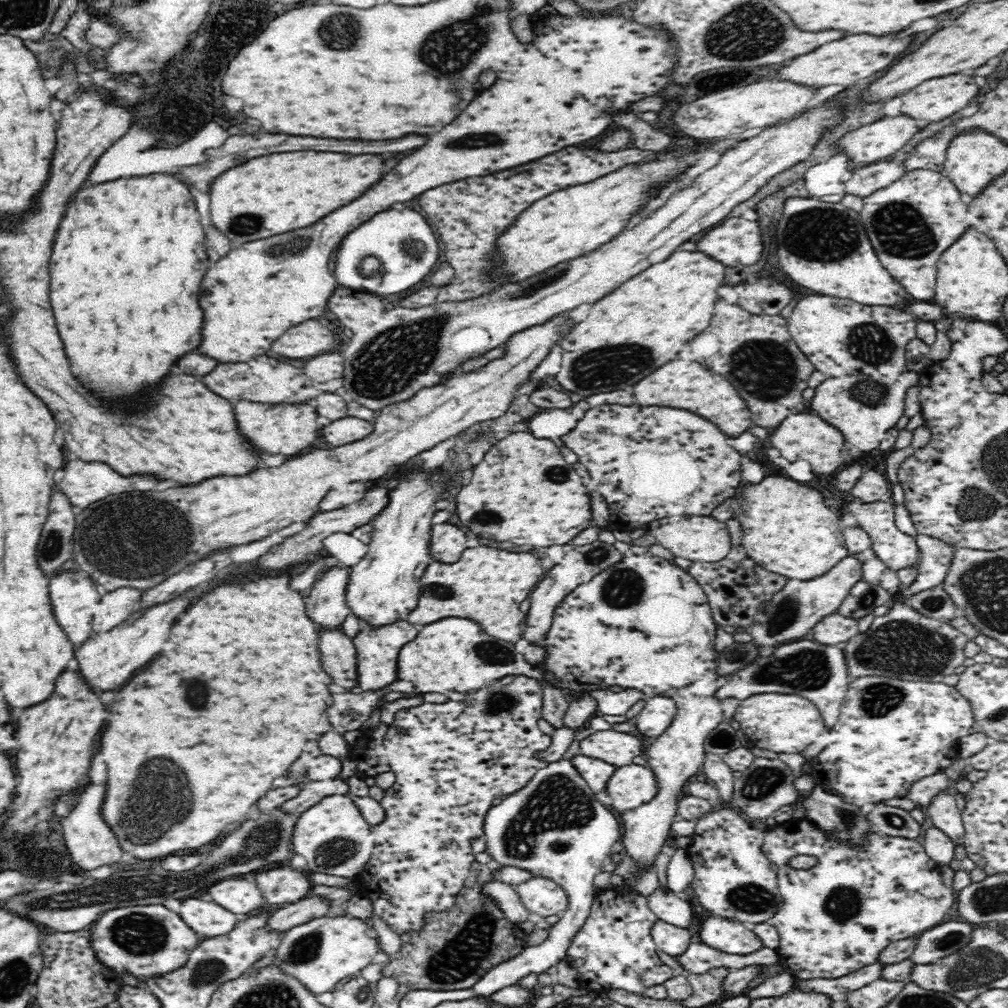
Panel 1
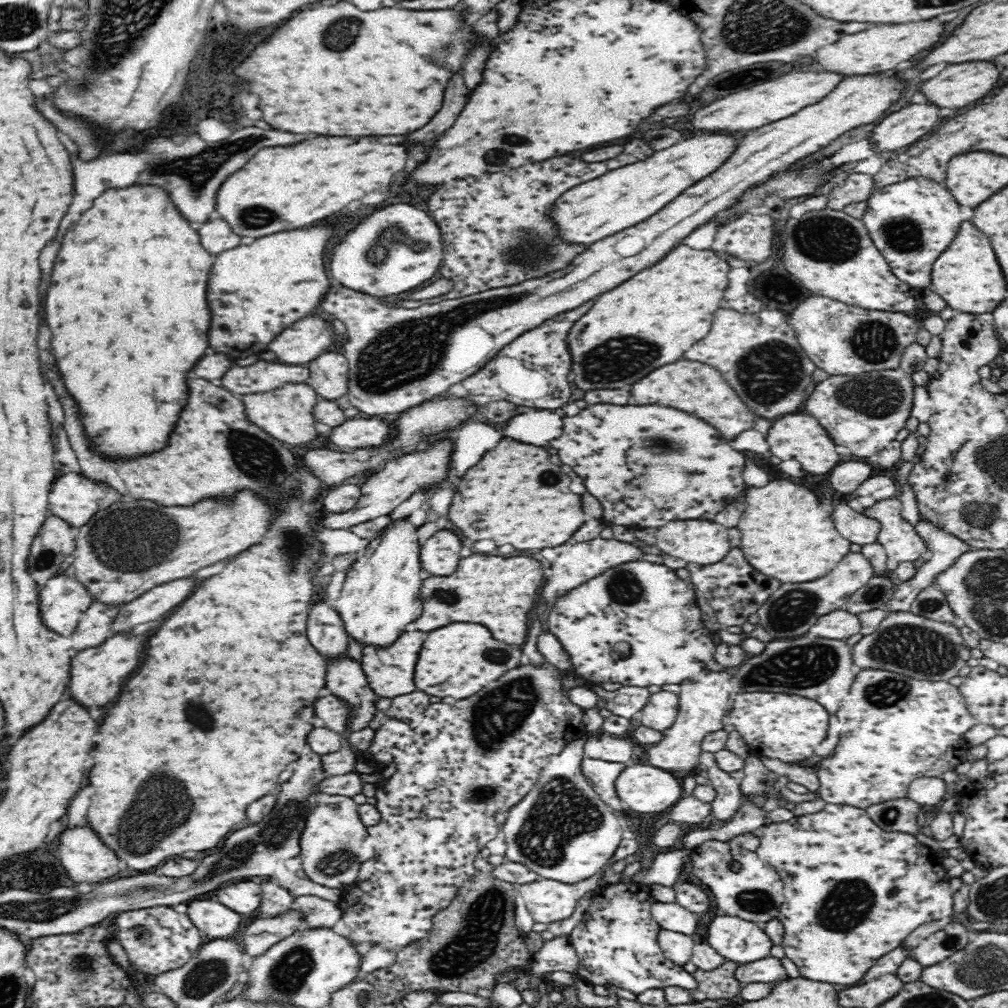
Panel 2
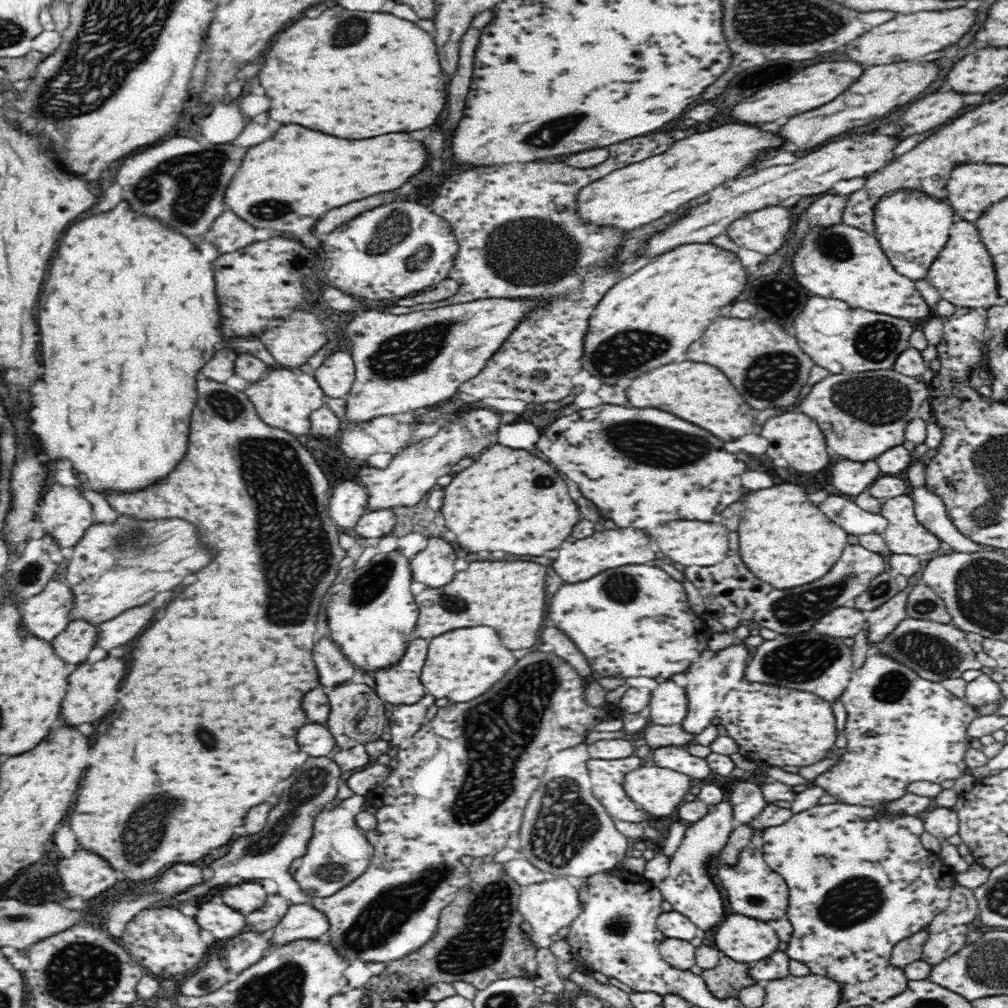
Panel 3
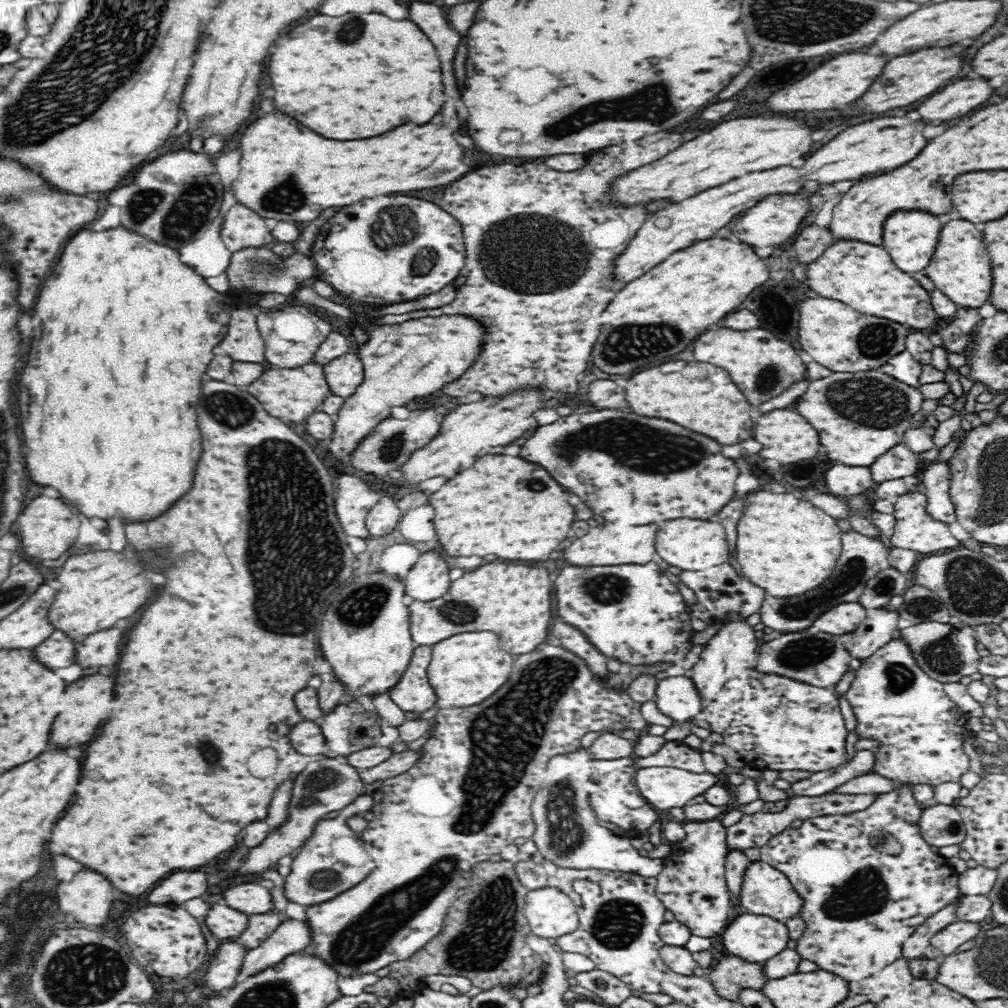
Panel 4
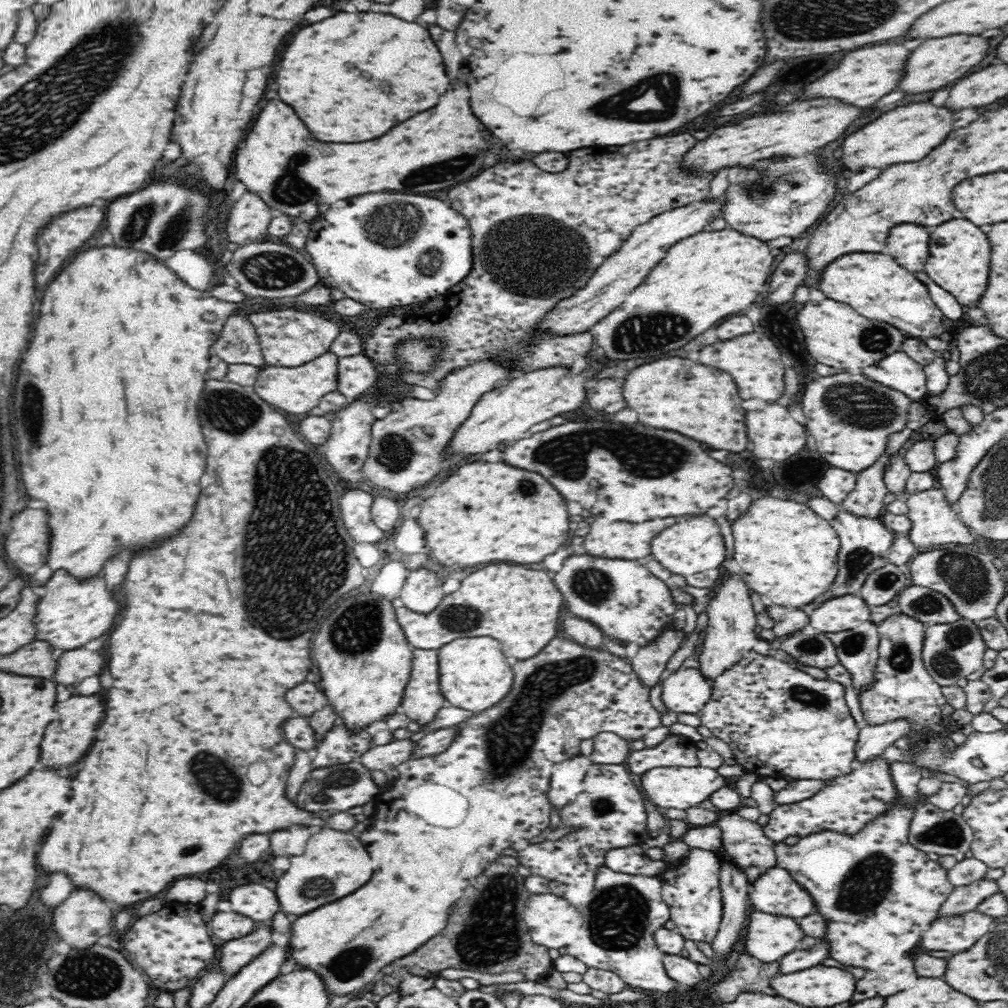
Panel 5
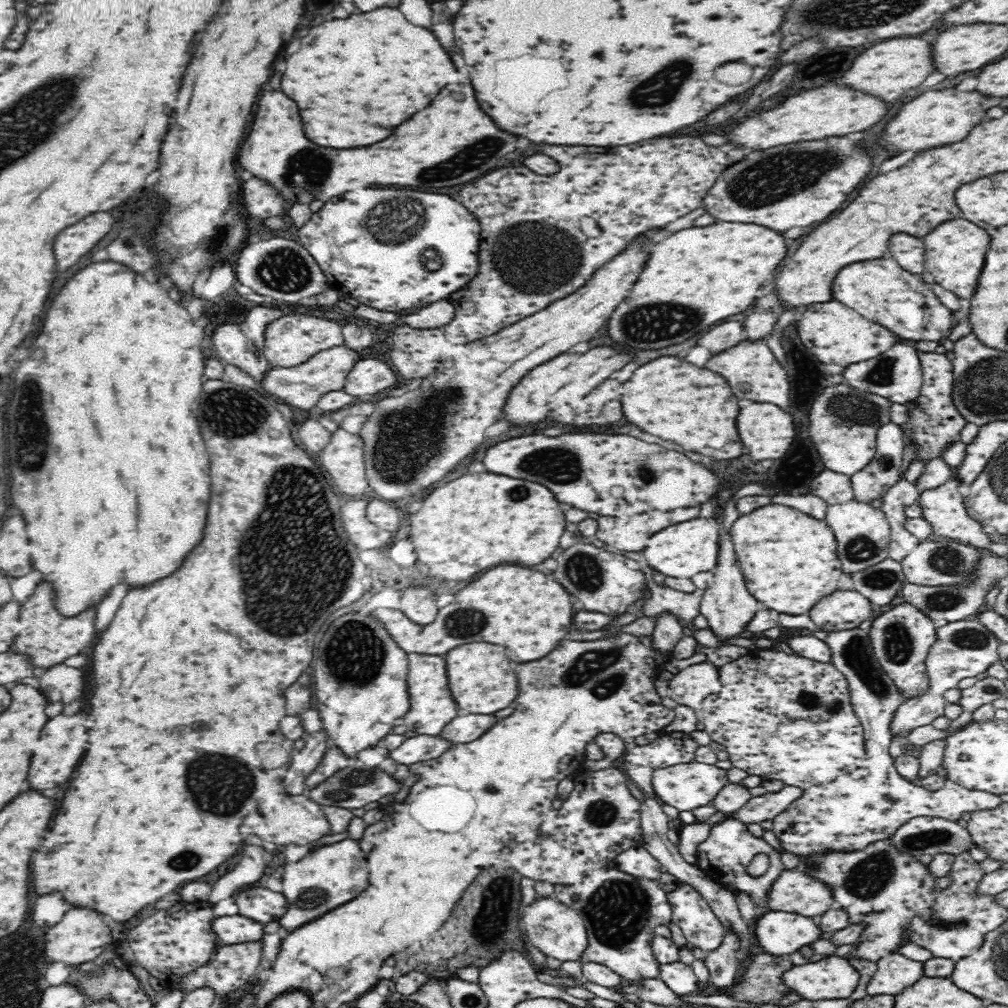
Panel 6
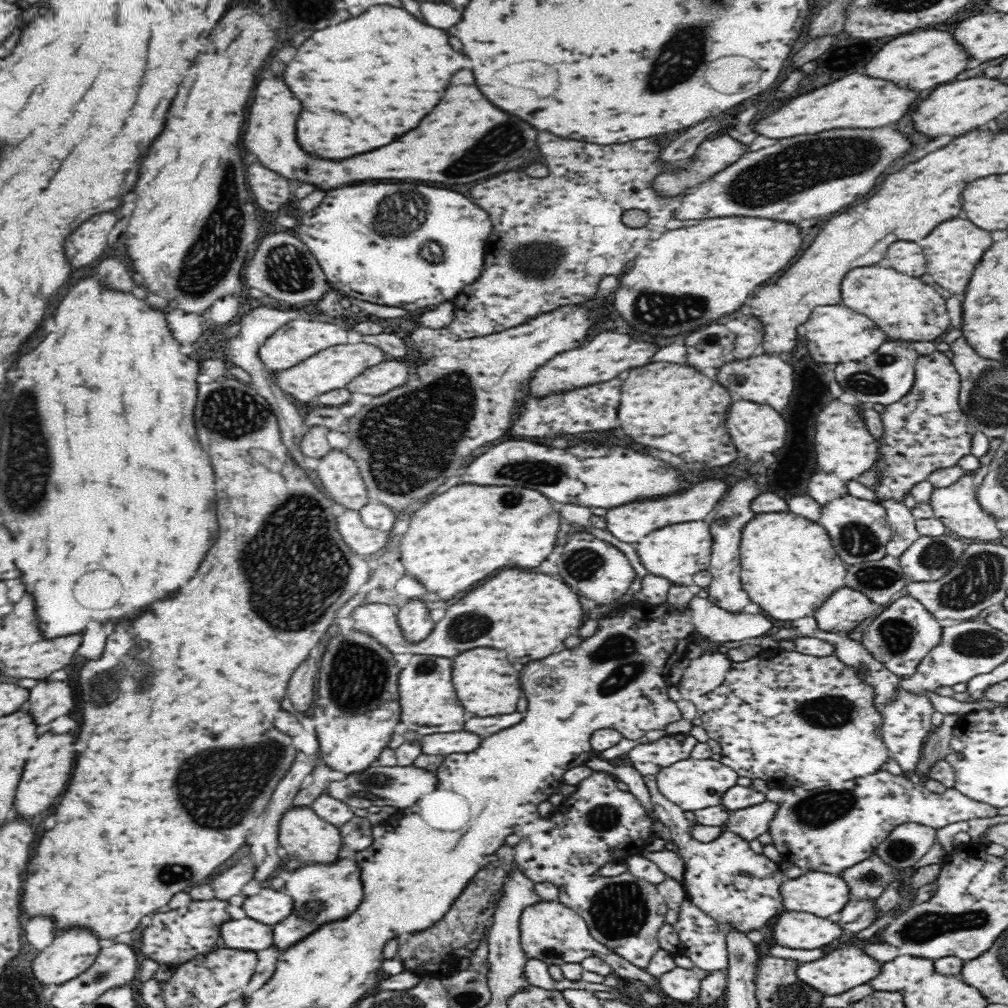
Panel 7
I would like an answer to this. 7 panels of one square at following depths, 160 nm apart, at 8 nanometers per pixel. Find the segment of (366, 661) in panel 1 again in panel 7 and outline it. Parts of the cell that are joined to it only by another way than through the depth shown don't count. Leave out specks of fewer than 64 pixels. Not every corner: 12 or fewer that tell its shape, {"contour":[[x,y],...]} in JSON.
{"contour":[[412,655],[397,685],[401,722],[462,731],[452,659]]}

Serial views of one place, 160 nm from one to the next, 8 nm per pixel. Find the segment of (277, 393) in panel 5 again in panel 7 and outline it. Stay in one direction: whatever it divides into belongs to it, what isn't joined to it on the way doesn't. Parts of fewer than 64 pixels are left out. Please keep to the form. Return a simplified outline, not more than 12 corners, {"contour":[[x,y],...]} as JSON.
{"contour":[[339,344],[274,372],[290,398],[312,402],[346,388],[387,353]]}

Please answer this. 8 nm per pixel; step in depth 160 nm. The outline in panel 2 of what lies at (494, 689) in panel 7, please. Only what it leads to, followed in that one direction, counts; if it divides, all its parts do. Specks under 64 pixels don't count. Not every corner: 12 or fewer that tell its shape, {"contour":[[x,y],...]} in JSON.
{"contour":[[454,622],[418,652],[416,690],[456,700],[525,663],[521,647]]}

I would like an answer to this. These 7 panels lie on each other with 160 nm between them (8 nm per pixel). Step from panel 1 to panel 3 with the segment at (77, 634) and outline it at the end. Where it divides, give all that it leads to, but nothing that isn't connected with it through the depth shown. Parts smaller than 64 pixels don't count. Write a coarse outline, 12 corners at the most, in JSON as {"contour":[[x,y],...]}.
{"contour":[[51,580],[22,604],[23,626],[53,641],[72,621],[71,586]]}

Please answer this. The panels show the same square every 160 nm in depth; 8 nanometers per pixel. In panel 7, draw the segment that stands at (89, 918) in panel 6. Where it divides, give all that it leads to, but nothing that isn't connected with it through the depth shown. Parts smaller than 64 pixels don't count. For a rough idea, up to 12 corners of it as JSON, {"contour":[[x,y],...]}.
{"contour":[[70,928],[34,958],[40,984],[84,972],[100,949],[90,930]]}

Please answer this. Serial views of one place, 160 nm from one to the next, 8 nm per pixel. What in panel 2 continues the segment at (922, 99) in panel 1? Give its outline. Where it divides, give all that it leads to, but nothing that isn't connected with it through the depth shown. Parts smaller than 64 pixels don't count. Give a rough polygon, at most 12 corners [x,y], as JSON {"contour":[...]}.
{"contour":[[990,62],[948,65],[917,91],[938,108],[986,96],[1000,72]]}

